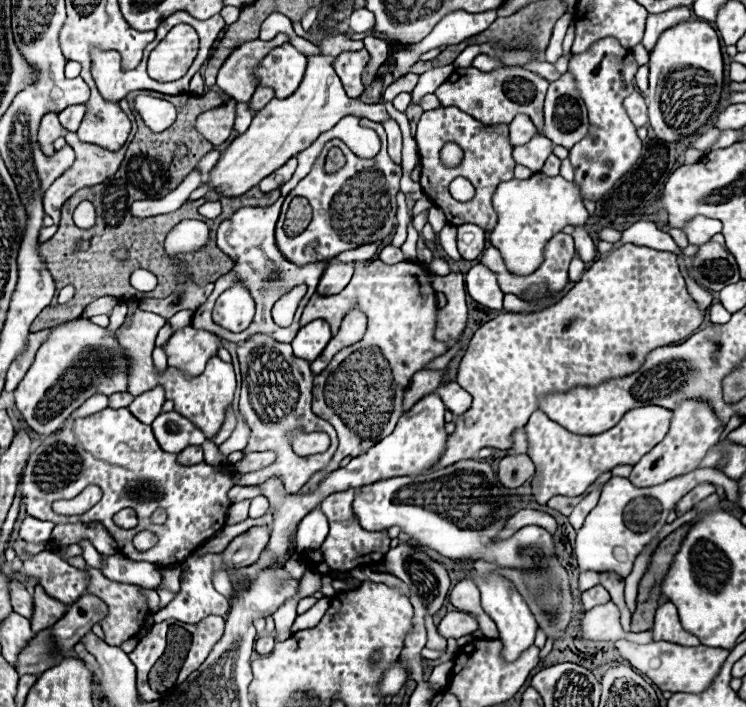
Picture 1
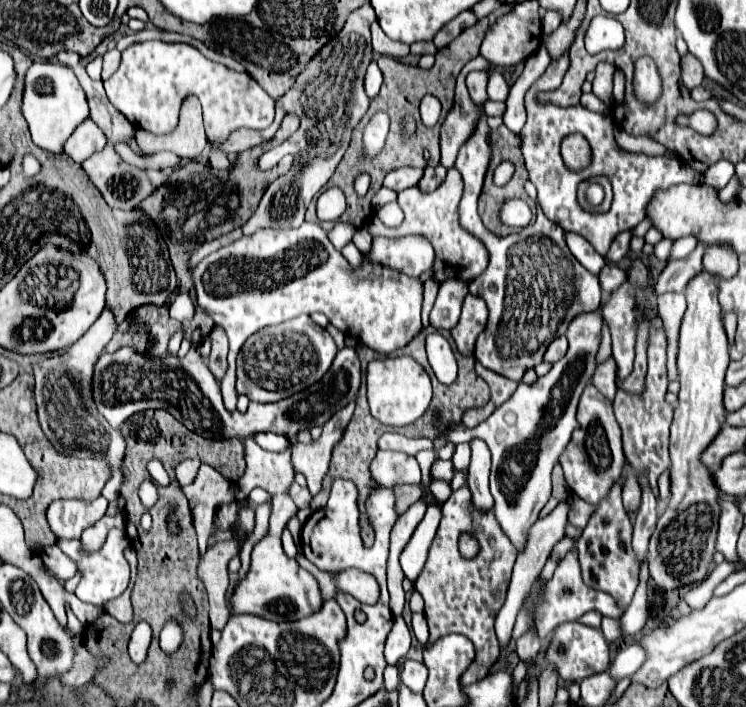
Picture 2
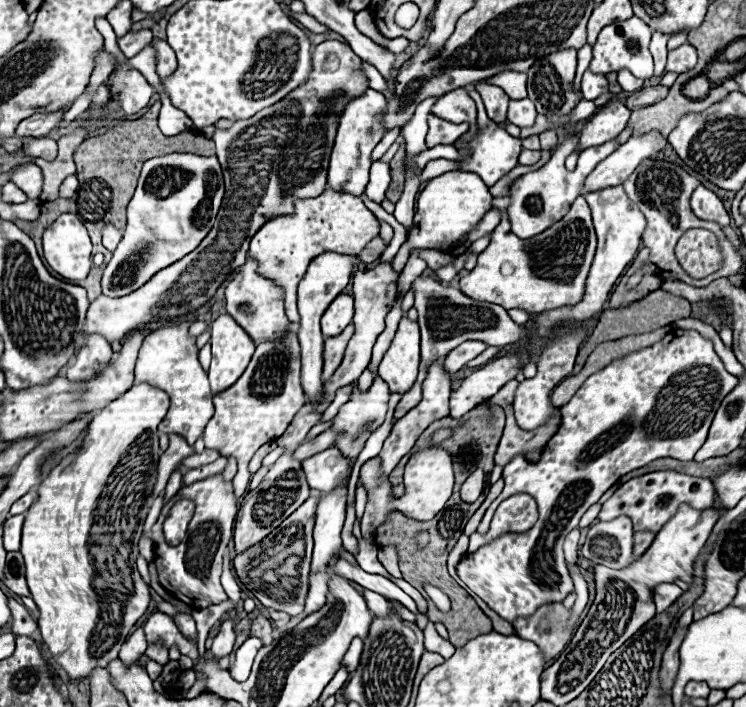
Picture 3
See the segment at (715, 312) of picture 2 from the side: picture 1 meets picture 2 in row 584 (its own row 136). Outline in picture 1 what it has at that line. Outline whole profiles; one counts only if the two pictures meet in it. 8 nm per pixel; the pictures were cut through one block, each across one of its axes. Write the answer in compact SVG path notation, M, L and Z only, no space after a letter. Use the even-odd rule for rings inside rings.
M684 20L660 34L648 64L648 118L656 136L664 142L678 142L700 132L708 116L716 112L722 94L724 62L716 30L703 20Z

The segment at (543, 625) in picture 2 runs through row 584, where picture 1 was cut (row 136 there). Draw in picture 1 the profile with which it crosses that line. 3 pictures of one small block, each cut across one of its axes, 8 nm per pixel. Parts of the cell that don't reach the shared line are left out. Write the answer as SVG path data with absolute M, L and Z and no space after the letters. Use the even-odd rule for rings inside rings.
M570 72L562 74L560 80L550 82L544 100L544 130L542 136L550 138L554 144L572 148L588 132L590 122L586 106L574 86Z

